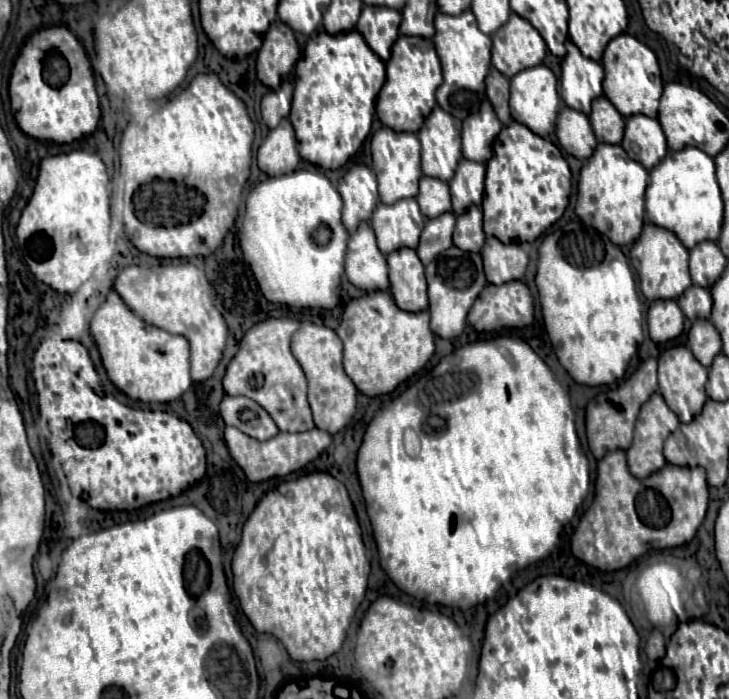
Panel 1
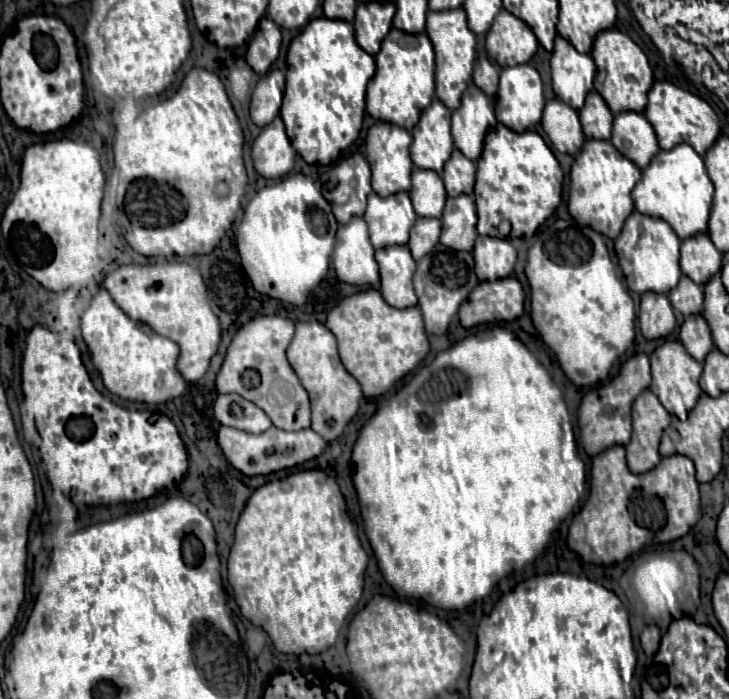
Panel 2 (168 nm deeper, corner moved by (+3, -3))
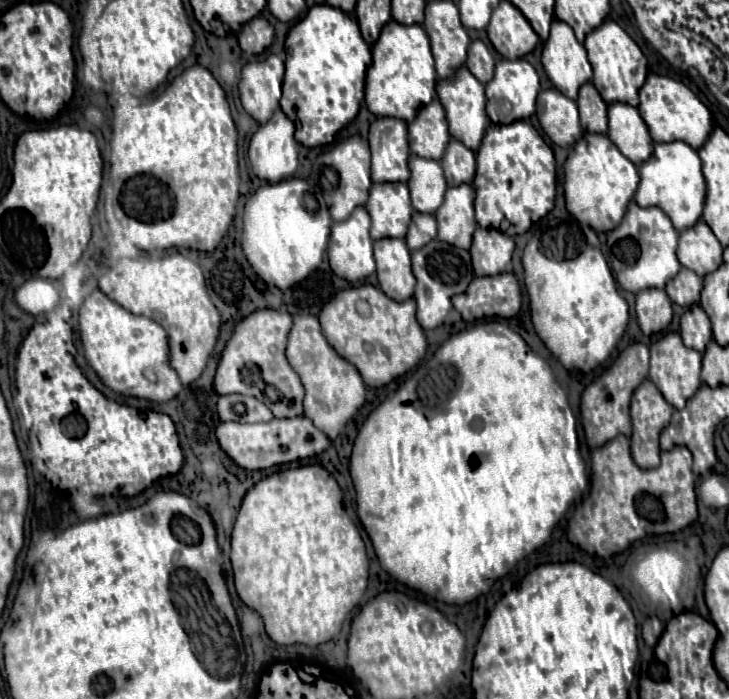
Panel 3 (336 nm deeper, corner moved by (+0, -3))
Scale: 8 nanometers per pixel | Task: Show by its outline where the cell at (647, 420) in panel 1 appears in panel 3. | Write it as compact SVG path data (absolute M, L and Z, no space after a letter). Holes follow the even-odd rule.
M649 379L635 389L631 399L631 455L641 469L659 465L659 433L667 427L671 413L673 407Z

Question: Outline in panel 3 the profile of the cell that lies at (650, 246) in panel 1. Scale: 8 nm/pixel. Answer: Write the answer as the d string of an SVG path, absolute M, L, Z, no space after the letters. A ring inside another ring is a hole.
M635 201L627 205L625 217L617 229L607 233L607 261L615 273L617 283L631 293L657 287L663 289L665 283L677 275L681 263L677 261L677 231L669 217L657 207L639 207Z

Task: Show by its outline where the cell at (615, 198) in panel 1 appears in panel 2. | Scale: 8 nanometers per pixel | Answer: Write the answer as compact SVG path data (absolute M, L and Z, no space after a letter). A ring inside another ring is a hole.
M588 139L570 171L570 215L580 225L590 225L608 239L618 237L626 217L634 211L632 189L640 177L642 171L628 157L618 153L610 141Z

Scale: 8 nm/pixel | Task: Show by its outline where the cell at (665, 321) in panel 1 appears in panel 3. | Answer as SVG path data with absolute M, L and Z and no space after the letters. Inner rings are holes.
M645 289L637 293L635 313L637 313L637 323L645 335L663 331L673 317L671 301L663 289Z

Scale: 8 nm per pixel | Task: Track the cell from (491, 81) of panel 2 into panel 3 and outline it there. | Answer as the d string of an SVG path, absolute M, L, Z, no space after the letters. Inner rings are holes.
M473 41L469 45L469 53L467 53L467 61L465 65L469 67L469 71L481 81L487 83L493 79L493 71L495 71L495 59L489 53L487 45L483 41Z

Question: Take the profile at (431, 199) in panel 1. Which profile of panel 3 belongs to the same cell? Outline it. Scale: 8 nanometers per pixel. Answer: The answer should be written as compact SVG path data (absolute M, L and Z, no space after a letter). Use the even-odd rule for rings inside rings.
M411 155L409 171L411 177L407 185L409 185L413 209L417 209L419 213L435 213L447 189L439 161L429 161L425 157Z

